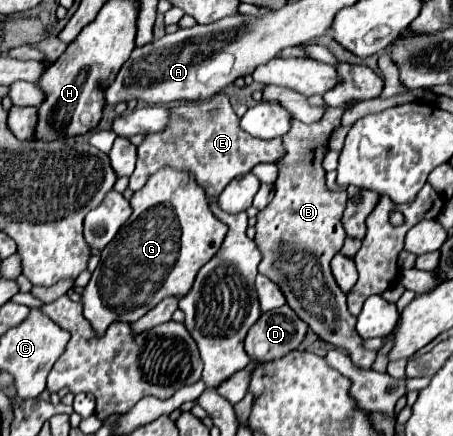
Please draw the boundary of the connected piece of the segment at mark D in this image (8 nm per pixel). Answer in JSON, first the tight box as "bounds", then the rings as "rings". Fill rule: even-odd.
{"bounds":[245,305,307,361],"rings":[[[283,305],[261,313],[245,337],[245,349],[253,361],[269,361],[297,349],[305,333],[307,323],[289,305]]]}

